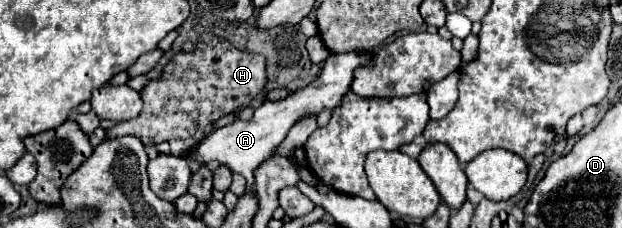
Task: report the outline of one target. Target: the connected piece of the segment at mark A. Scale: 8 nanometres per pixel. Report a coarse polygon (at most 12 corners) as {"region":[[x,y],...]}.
{"region":[[330,54],[320,76],[182,158],[226,164],[252,190],[256,166],[306,114],[340,106],[372,54]]}

